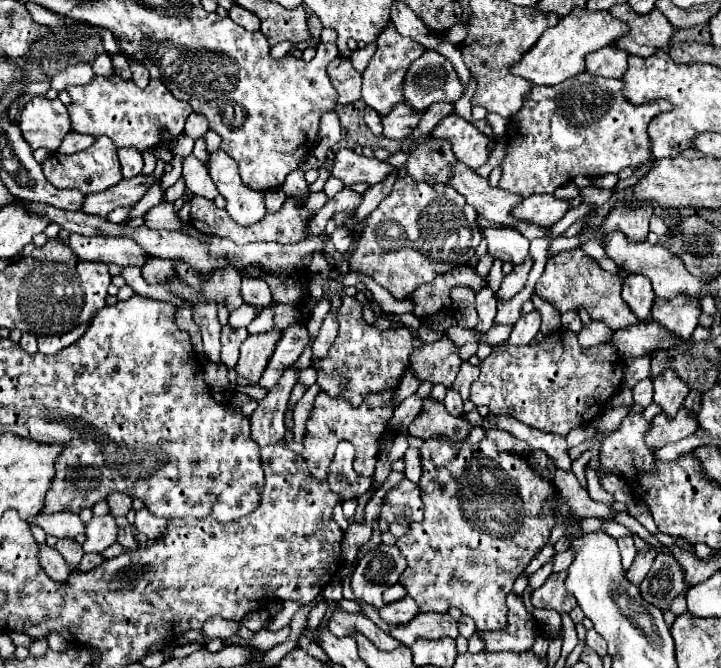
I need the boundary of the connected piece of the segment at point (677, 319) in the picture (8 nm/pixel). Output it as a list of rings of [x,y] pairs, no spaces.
[[[674,296],[672,300],[654,298],[652,318],[658,320],[664,328],[674,332],[680,340],[688,340],[698,326],[700,318],[700,298],[692,300],[692,296]]]

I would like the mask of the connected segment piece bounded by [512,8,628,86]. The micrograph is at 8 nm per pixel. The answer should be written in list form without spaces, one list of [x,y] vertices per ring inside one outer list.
[[[574,8],[568,16],[560,18],[560,24],[554,28],[548,28],[548,32],[542,34],[542,38],[536,42],[532,50],[528,50],[522,60],[512,66],[514,76],[522,76],[528,82],[536,86],[556,86],[564,80],[584,72],[584,56],[590,52],[596,52],[616,40],[620,40],[620,34],[628,32],[628,24],[622,20],[616,20],[608,10],[586,10],[586,8]]]

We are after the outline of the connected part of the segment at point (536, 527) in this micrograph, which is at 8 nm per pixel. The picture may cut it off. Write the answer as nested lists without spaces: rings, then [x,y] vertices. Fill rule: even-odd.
[[[444,438],[426,440],[422,446],[422,466],[424,472],[418,486],[426,506],[424,520],[412,522],[408,532],[396,540],[396,546],[408,560],[400,584],[406,586],[408,594],[420,606],[420,612],[448,612],[450,606],[456,606],[462,614],[470,616],[482,632],[506,628],[506,596],[516,576],[520,576],[530,560],[548,544],[550,532],[556,526],[556,516],[544,512],[544,500],[556,490],[554,484],[534,472],[524,456],[498,450],[488,438],[474,446],[466,442],[452,444]]]

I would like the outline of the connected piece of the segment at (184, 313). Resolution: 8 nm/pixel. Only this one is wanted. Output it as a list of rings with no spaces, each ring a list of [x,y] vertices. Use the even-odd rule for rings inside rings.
[[[182,306],[180,310],[176,310],[176,326],[178,326],[180,330],[186,330],[186,332],[190,334],[194,351],[199,355],[203,355],[202,336],[200,336],[200,328],[198,328],[198,326],[194,324],[194,320],[192,320],[192,308]]]

